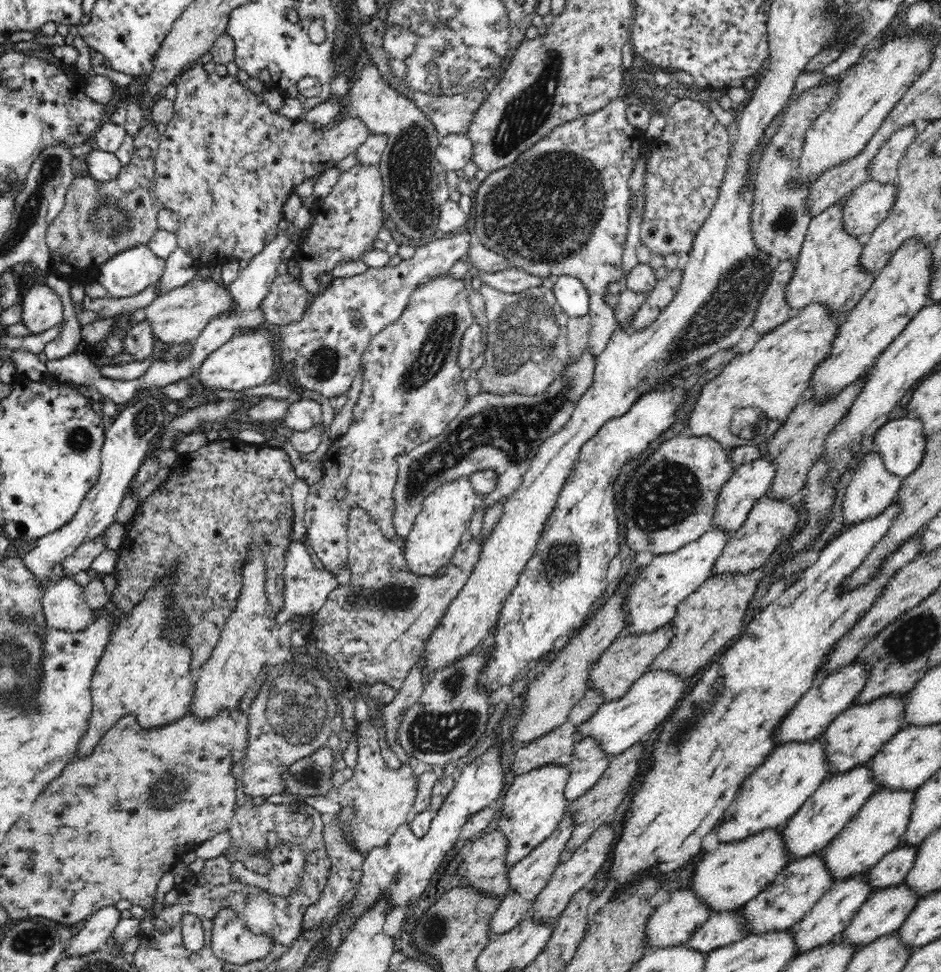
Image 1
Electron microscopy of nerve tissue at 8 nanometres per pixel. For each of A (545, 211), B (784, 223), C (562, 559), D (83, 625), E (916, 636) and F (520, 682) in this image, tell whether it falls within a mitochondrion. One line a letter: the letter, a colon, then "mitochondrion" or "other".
A: mitochondrion
B: mitochondrion
C: mitochondrion
D: other
E: mitochondrion
F: other

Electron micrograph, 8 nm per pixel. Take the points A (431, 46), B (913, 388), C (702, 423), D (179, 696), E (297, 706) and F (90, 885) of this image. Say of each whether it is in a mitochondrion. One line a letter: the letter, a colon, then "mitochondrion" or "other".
A: mitochondrion
B: other
C: other
D: other
E: mitochondrion
F: other

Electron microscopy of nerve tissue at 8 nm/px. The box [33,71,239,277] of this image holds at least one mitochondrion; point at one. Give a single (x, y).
(103, 221)

